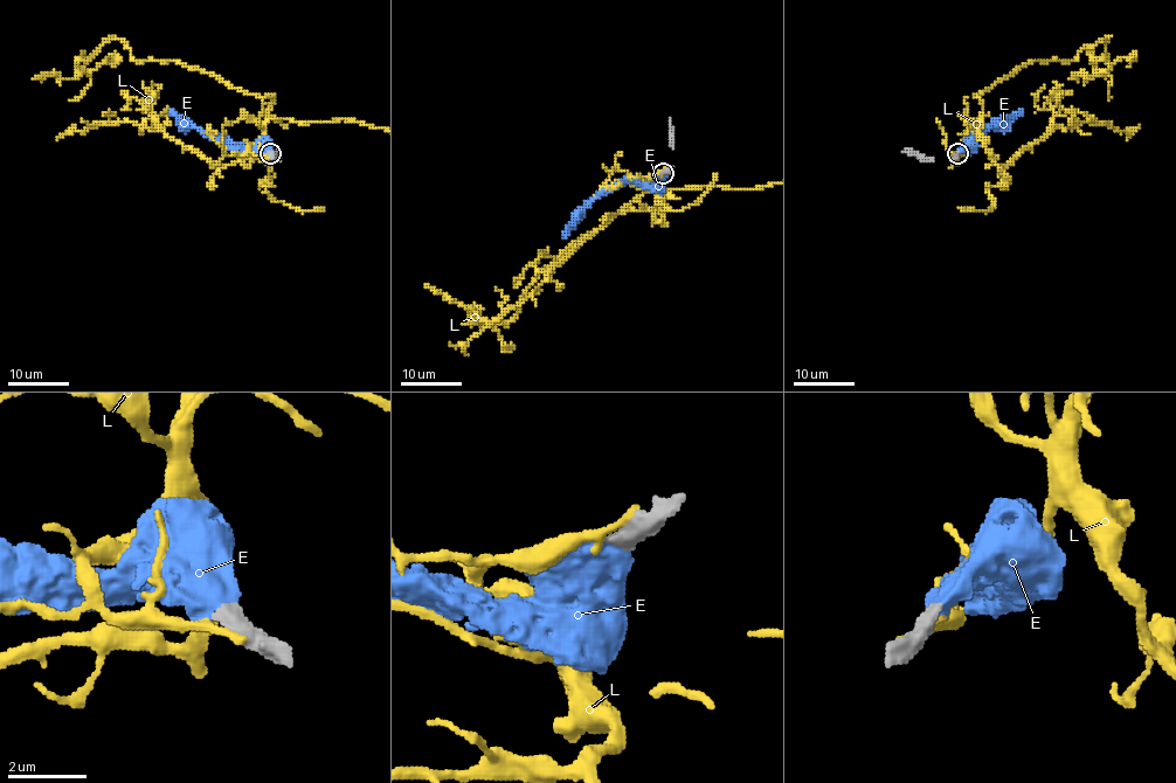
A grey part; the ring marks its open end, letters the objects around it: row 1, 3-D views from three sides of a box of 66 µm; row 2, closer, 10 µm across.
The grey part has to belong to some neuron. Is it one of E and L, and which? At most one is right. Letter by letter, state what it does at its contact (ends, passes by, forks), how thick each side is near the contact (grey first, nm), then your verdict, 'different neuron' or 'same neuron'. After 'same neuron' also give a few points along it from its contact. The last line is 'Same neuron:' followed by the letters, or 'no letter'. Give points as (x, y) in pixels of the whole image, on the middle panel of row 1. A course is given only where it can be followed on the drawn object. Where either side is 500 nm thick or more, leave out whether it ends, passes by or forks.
E: calibres 480 and 600 nm; same neuron; course (663, 172), (649, 180), (624, 181), (604, 189), (582, 209), (565, 238)
L: calibres 600 and 220 nm; different neuron
Same neuron: E

